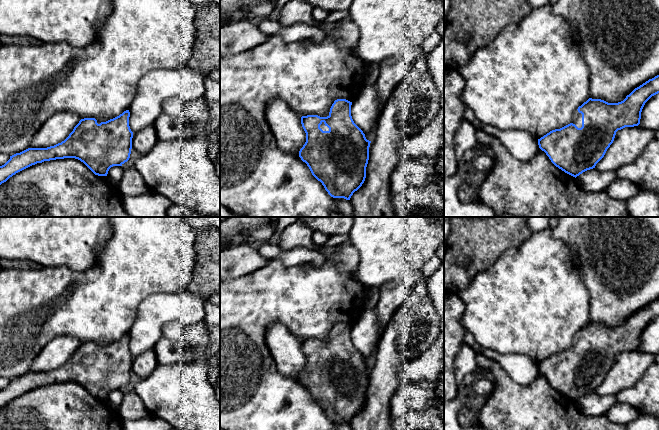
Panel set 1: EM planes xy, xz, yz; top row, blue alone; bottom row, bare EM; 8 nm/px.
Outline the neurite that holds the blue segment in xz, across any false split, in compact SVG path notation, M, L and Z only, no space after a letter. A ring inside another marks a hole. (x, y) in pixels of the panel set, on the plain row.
M337 323L327 341L301 341L306 366L299 381L333 422L350 424L365 405L371 365L354 347L352 326Z

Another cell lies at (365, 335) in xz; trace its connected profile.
M364 309L351 329L352 343L364 358L374 358L380 339L379 331L380 324L374 309Z

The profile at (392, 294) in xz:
M413 271L406 276L383 283L379 289L379 300L373 308L380 324L380 336L394 313L414 290L417 282L423 279L421 272Z

